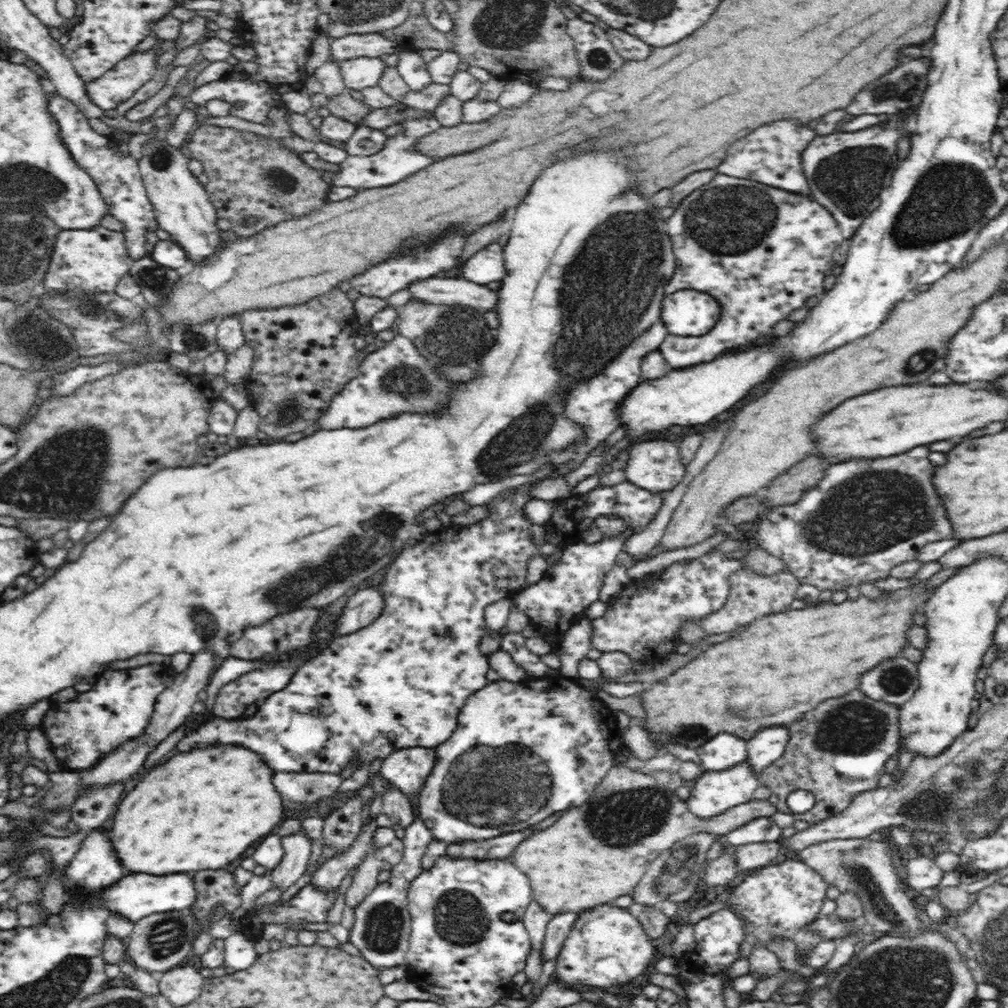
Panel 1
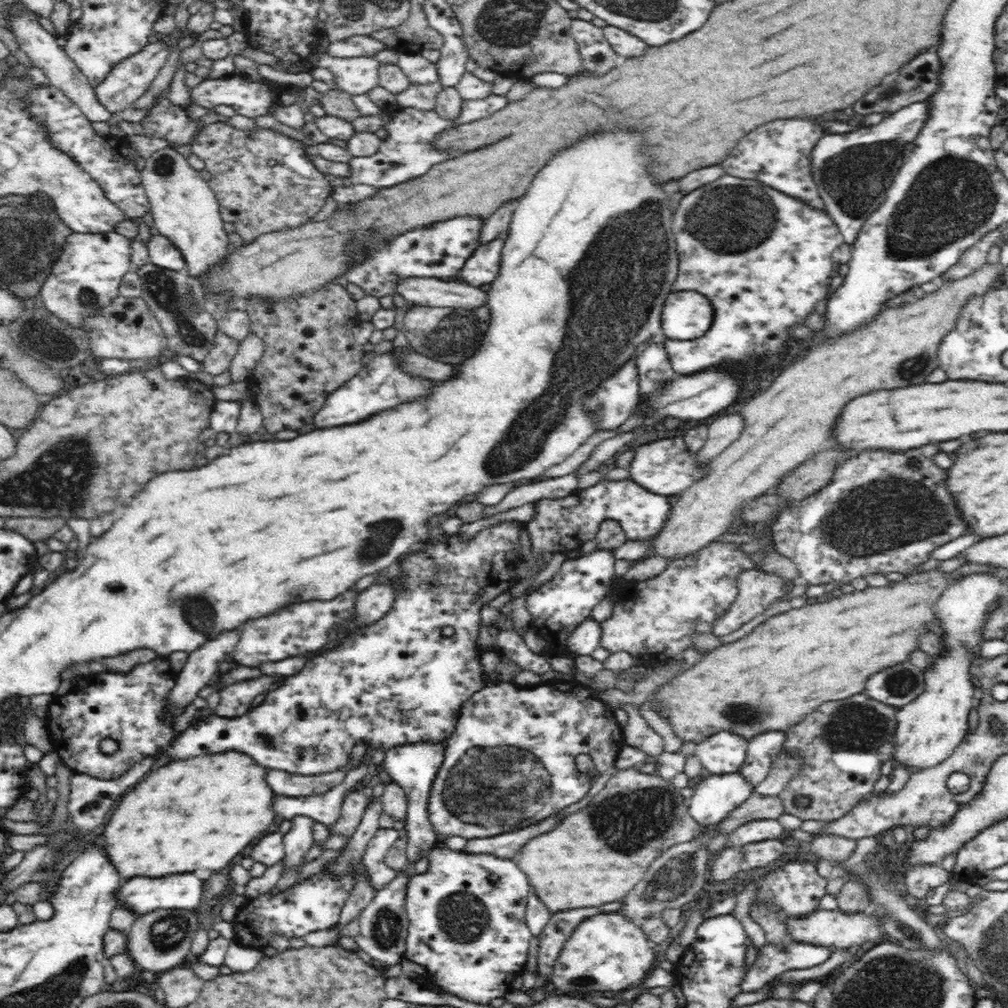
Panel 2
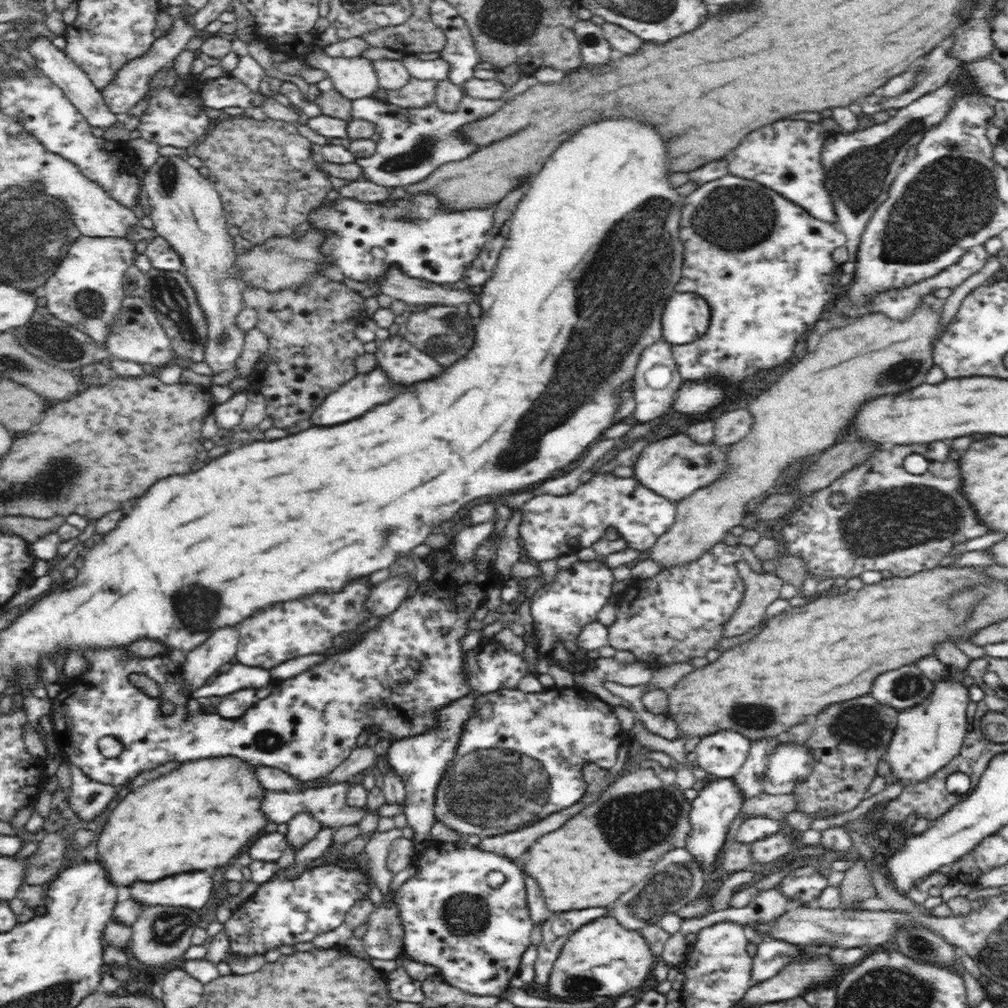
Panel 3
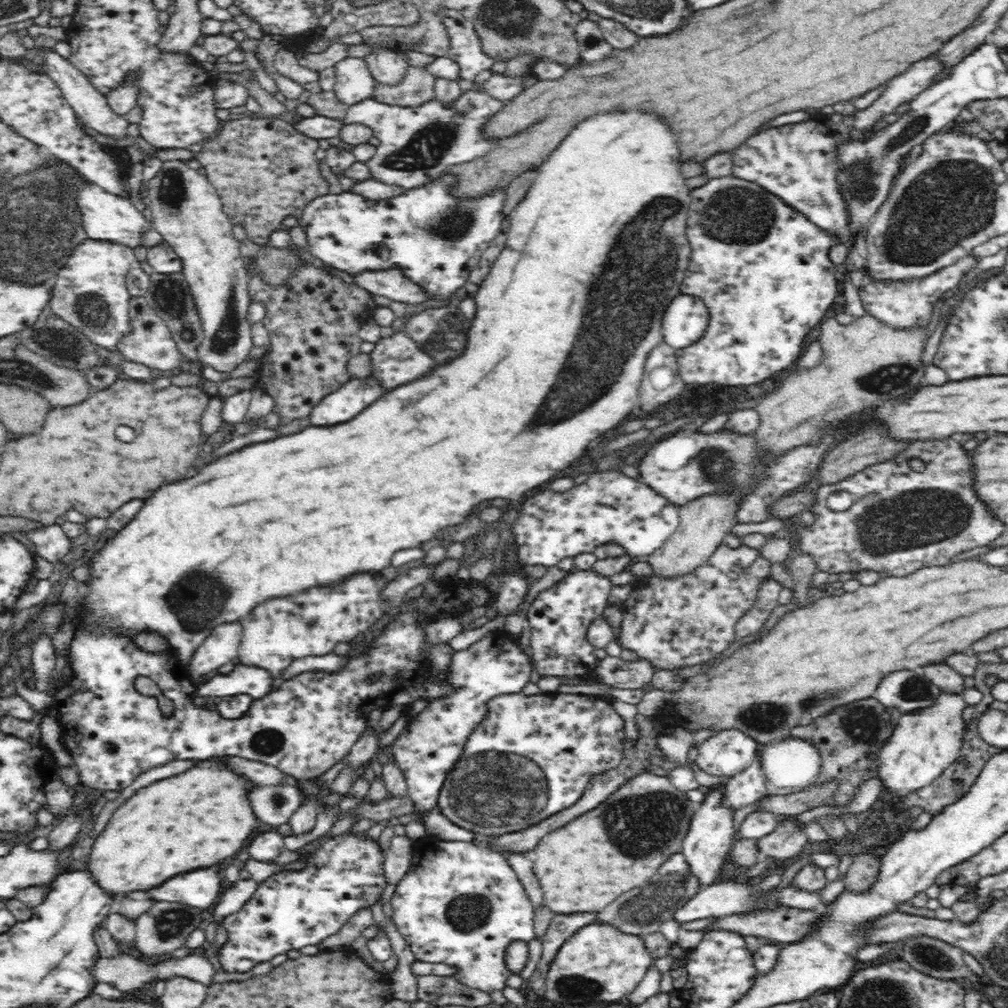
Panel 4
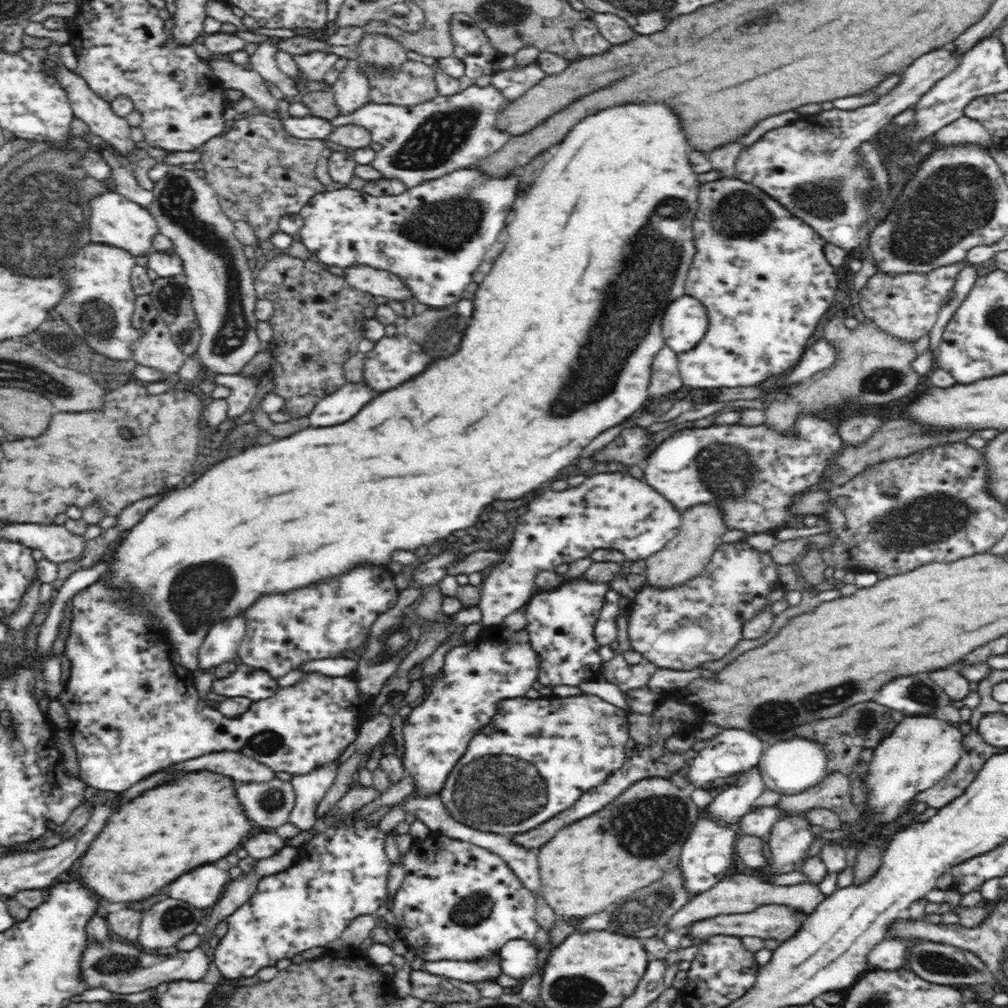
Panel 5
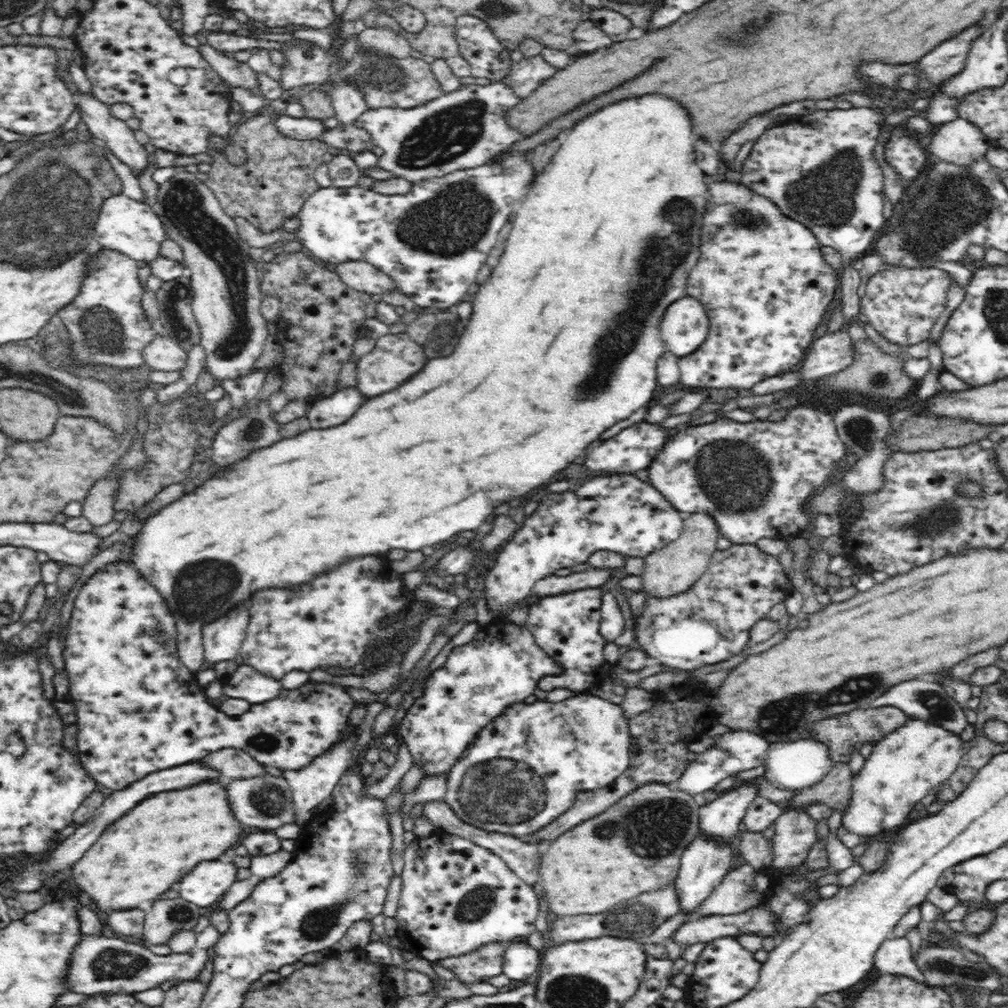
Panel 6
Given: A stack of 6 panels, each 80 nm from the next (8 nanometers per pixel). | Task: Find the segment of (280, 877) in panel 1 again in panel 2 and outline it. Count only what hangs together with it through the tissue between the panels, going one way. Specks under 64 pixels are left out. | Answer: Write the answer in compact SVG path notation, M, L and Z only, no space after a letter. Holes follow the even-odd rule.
M296 816L292 829L283 835L284 856L282 858L282 874L288 871L300 872L306 864L305 856L312 848L312 825L314 820L308 816Z

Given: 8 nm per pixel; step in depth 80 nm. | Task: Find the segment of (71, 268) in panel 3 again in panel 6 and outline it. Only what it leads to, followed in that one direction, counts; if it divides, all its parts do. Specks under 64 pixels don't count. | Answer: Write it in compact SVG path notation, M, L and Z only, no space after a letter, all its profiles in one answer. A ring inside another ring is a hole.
M104 249L97 250L92 254L87 254L88 258L88 270L85 273L85 278L88 274L96 274L96 278L92 278L92 282L88 282L88 286L84 286L84 294L80 294L80 298L76 298L76 306L64 306L58 310L58 316L63 320L68 332L70 333L70 338L74 341L72 344L72 354L77 360L81 360L82 364L86 362L92 363L92 365L105 365L105 366L118 366L118 368L126 368L126 366L142 366L144 360L140 351L145 348L145 346L155 338L155 332L150 327L147 321L144 321L144 312L142 311L142 294L144 294L144 289L142 289L142 283L138 279L138 266L136 261L132 261L130 257L126 257L125 254L116 252L116 250Z

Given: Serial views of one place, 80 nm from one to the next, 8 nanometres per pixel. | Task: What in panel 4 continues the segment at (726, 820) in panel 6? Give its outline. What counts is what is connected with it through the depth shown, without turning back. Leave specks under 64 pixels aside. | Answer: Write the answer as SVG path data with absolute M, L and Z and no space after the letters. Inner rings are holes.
M759 747L754 761L746 766L742 772L725 780L726 806L731 806L734 810L738 810L741 806L754 804L758 798L768 795L761 765L763 747Z

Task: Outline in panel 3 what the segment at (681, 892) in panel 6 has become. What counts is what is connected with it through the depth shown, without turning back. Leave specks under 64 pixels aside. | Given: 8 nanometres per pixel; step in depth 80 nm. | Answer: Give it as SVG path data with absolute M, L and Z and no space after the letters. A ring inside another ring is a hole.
M713 777L712 780L702 785L697 796L692 799L692 810L689 811L691 831L685 842L685 847L694 855L696 860L702 863L705 872L712 873L718 853L728 844L724 842L732 821L739 814L743 802L746 800L743 795L743 788L736 784L733 777Z

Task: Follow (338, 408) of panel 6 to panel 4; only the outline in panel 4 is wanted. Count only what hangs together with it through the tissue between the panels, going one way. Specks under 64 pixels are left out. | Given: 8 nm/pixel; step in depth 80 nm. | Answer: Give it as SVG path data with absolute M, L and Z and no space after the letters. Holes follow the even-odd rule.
M373 375L352 377L336 392L327 394L309 414L312 426L334 426L352 420L364 406L370 406L386 390Z

